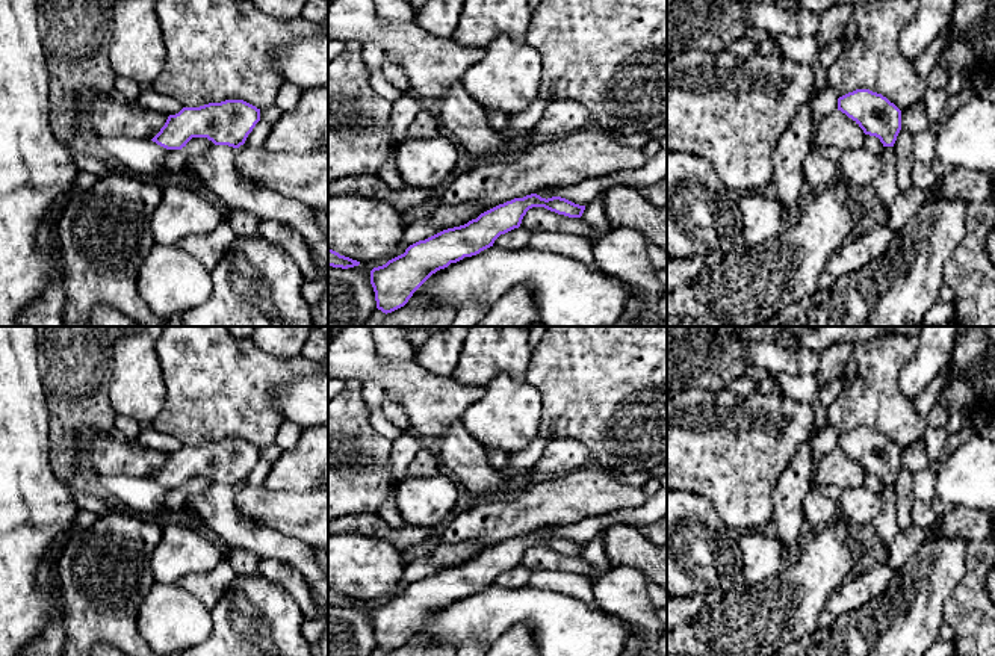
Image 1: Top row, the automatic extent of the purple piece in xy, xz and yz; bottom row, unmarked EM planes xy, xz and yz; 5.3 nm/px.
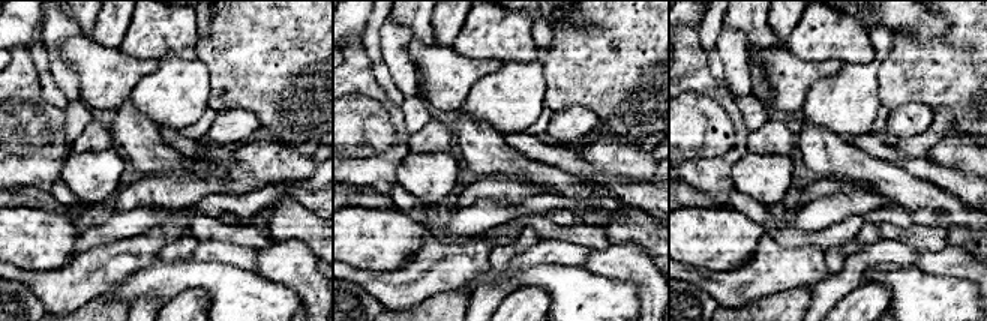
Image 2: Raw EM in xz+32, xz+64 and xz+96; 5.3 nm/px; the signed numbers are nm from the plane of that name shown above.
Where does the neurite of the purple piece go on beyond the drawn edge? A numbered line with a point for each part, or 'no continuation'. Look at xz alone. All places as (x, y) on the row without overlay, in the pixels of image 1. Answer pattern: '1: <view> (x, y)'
no continuation

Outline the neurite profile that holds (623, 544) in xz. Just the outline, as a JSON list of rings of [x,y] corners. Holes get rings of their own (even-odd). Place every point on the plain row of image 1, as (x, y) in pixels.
[[[618,523],[603,532],[611,567],[631,565],[667,593],[667,546],[655,544],[634,526]]]

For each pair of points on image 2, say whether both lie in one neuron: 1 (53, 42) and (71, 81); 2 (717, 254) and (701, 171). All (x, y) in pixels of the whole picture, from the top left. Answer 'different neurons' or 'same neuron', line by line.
1: same neuron
2: different neurons

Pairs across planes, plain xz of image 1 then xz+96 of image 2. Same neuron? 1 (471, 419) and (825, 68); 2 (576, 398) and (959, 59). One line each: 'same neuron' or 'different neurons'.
1: different neurons
2: same neuron

